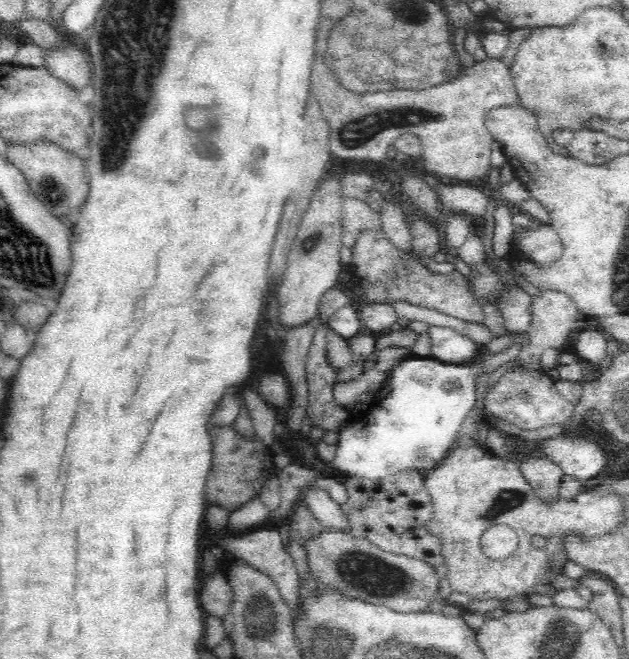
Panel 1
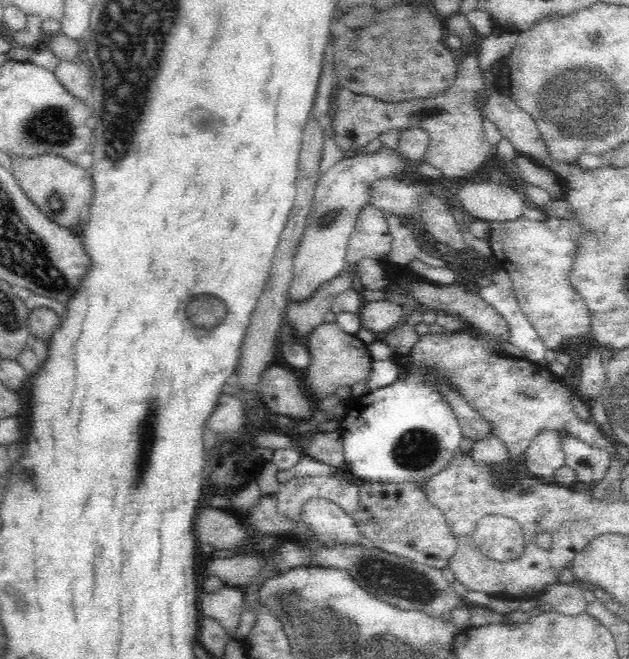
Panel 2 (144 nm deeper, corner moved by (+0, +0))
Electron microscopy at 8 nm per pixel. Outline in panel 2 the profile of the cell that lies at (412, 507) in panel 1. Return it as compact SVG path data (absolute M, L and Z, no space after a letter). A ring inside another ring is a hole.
M364 482L358 486L360 506L352 512L352 518L366 538L368 546L378 550L434 566L434 568L448 568L450 558L456 552L456 538L450 532L446 518L440 508L436 508L426 492L424 486L418 482Z

